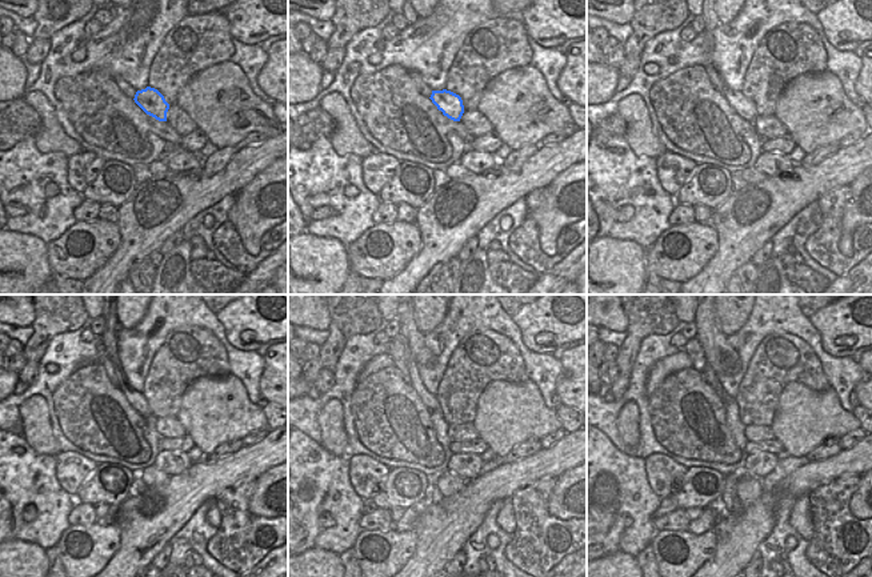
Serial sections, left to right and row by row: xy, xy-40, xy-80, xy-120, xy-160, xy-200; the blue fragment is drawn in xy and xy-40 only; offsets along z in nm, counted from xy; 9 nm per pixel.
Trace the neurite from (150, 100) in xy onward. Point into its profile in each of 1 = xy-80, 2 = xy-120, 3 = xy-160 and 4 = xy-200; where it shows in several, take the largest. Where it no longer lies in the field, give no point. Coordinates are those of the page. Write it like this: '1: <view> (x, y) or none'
1: xy-80 (744, 107)
2: xy-120 (136, 399)
3: xy-160 (430, 400)
4: xy-200 (710, 376)

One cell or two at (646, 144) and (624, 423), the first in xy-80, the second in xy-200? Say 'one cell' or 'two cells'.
one cell

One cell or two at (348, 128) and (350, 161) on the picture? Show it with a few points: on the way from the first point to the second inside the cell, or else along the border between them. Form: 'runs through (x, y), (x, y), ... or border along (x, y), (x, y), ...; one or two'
border along (330, 137), (339, 155), (355, 153), (362, 159); two

